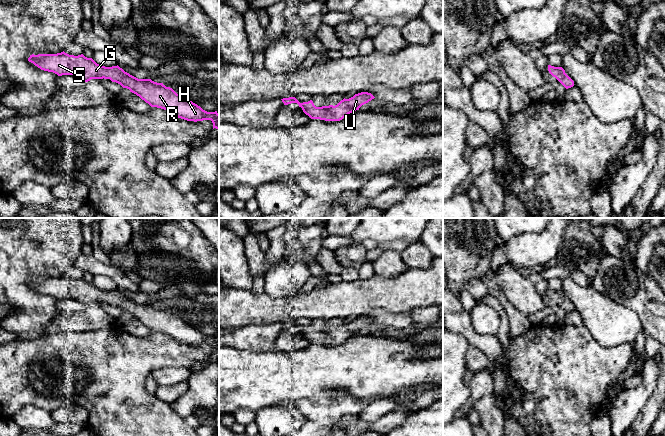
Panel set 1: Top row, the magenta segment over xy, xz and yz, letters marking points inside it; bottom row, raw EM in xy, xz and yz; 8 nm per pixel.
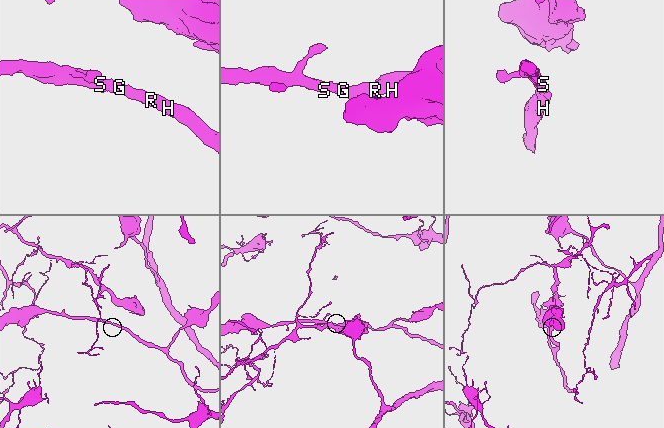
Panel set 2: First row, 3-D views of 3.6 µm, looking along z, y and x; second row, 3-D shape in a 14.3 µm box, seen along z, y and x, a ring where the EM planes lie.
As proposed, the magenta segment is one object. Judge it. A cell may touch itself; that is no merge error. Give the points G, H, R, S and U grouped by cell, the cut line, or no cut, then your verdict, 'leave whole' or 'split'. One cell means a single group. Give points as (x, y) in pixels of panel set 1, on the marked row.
groups G H R S U; cut none; leave whole

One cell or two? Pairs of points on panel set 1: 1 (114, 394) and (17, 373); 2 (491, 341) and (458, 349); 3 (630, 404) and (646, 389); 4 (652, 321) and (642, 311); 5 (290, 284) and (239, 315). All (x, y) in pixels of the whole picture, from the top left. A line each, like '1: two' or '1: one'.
1: one
2: two
3: one
4: one
5: two

